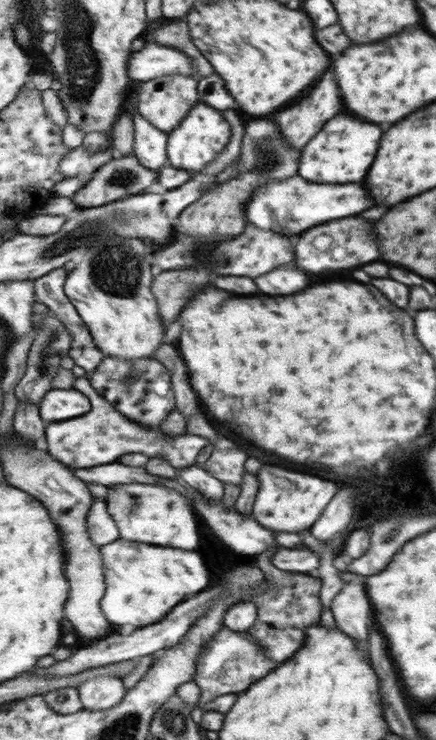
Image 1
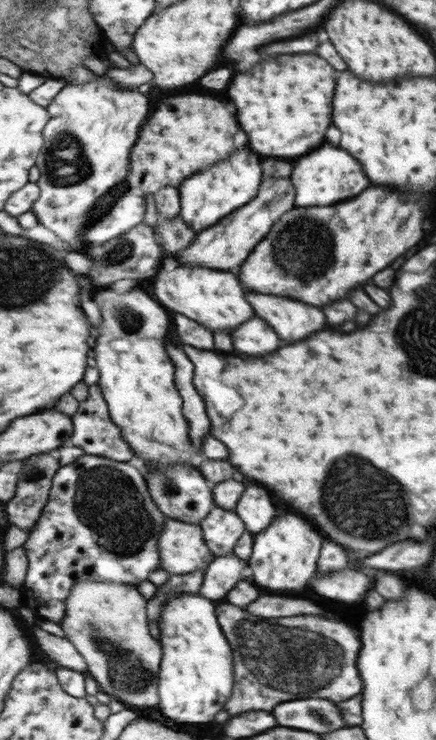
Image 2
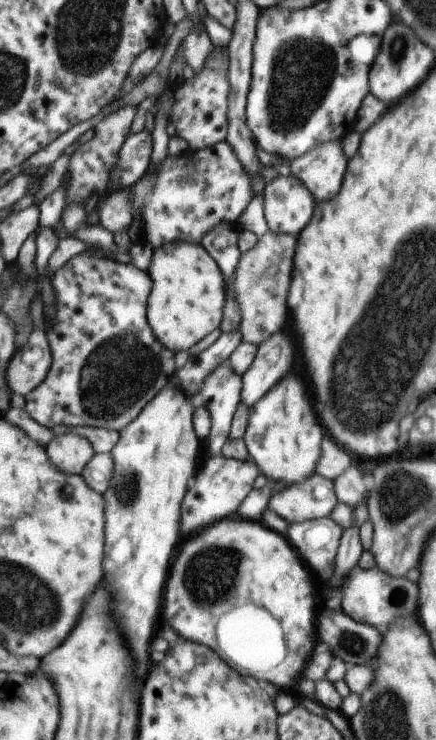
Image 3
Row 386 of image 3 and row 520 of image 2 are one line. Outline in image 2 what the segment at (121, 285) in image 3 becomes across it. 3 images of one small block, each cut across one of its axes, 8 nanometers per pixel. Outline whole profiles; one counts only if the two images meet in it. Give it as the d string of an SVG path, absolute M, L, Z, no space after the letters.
M86 454L82 458L79 458L76 462L63 466L57 472L54 488L46 505L38 524L31 532L29 539L24 544L27 553L29 554L30 570L24 586L24 596L26 598L24 605L30 607L37 617L58 623L62 626L63 622L68 616L69 608L67 602L70 595L73 593L73 588L78 586L79 582L85 580L97 580L102 582L120 583L129 585L138 585L142 582L146 582L151 577L151 574L158 569L163 568L163 560L161 555L161 536L166 528L166 521L169 516L161 509L161 506L154 500L151 493L149 482L145 478L144 474L131 466L127 462L118 462L117 459L111 459L108 457L102 457L94 454Z

